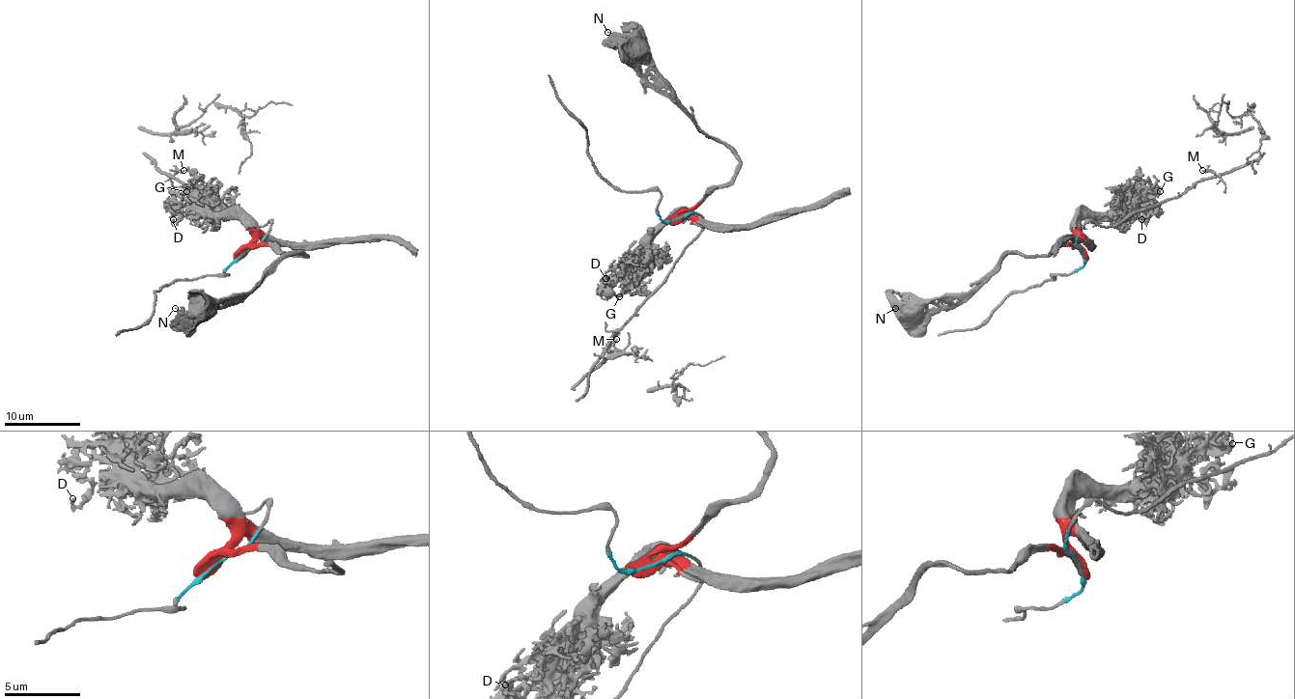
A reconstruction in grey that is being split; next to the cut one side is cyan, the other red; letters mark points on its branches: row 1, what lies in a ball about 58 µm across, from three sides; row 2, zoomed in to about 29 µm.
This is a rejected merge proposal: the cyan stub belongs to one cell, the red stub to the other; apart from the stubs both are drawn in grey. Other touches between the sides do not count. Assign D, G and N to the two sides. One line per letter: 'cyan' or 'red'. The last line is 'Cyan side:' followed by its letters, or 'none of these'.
D: red
G: red
N: red
Cyan side: none of these

